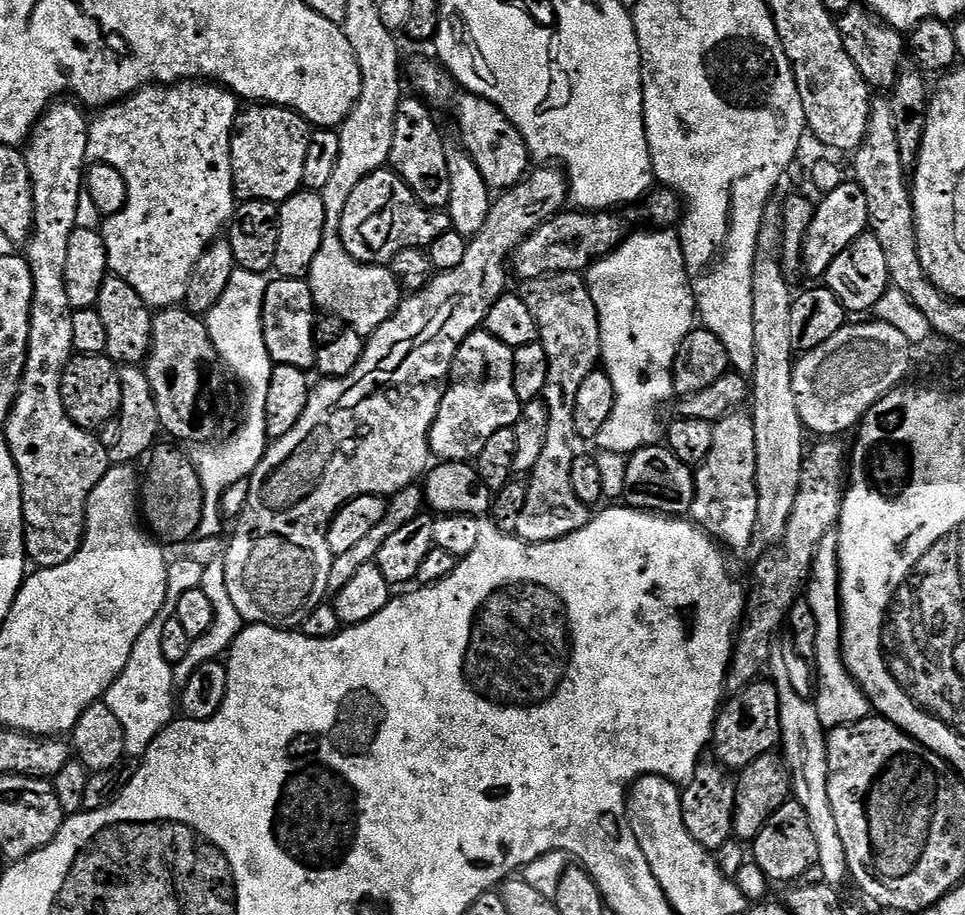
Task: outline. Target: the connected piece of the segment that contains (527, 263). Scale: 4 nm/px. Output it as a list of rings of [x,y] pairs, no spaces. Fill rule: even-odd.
[[[565,210],[552,216],[520,241],[510,257],[510,272],[517,281],[541,280],[543,276],[556,276],[559,272],[583,273],[597,260],[610,255],[629,235],[630,227],[616,210],[585,212]]]

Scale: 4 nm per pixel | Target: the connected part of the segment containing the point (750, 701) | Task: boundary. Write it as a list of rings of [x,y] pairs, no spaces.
[[[760,678],[746,687],[739,689],[735,694],[729,695],[723,701],[722,707],[716,714],[716,725],[712,727],[710,752],[725,769],[744,769],[755,759],[771,753],[780,743],[780,719],[778,718],[778,692],[776,687],[767,679]]]

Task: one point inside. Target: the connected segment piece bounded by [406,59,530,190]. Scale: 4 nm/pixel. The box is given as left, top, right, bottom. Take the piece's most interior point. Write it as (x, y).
(494, 144)

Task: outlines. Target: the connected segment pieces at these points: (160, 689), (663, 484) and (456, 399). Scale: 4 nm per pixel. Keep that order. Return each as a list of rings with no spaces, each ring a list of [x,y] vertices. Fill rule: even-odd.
[[[156,619],[142,630],[138,642],[134,642],[134,650],[130,654],[130,662],[126,662],[126,670],[113,682],[104,696],[103,703],[122,724],[125,735],[125,753],[129,757],[143,757],[154,742],[154,738],[172,723],[178,708],[178,685],[172,677],[174,665],[162,658],[162,626],[163,619]]]
[[[666,446],[639,448],[627,457],[624,468],[624,500],[629,508],[655,512],[661,516],[684,518],[692,511],[696,478],[693,469],[683,464]]]
[[[487,330],[471,332],[452,359],[452,371],[446,381],[444,397],[428,435],[428,447],[437,461],[475,461],[494,430],[514,428],[521,402],[514,394],[512,374],[513,349]],[[437,456],[437,457],[436,457]]]

